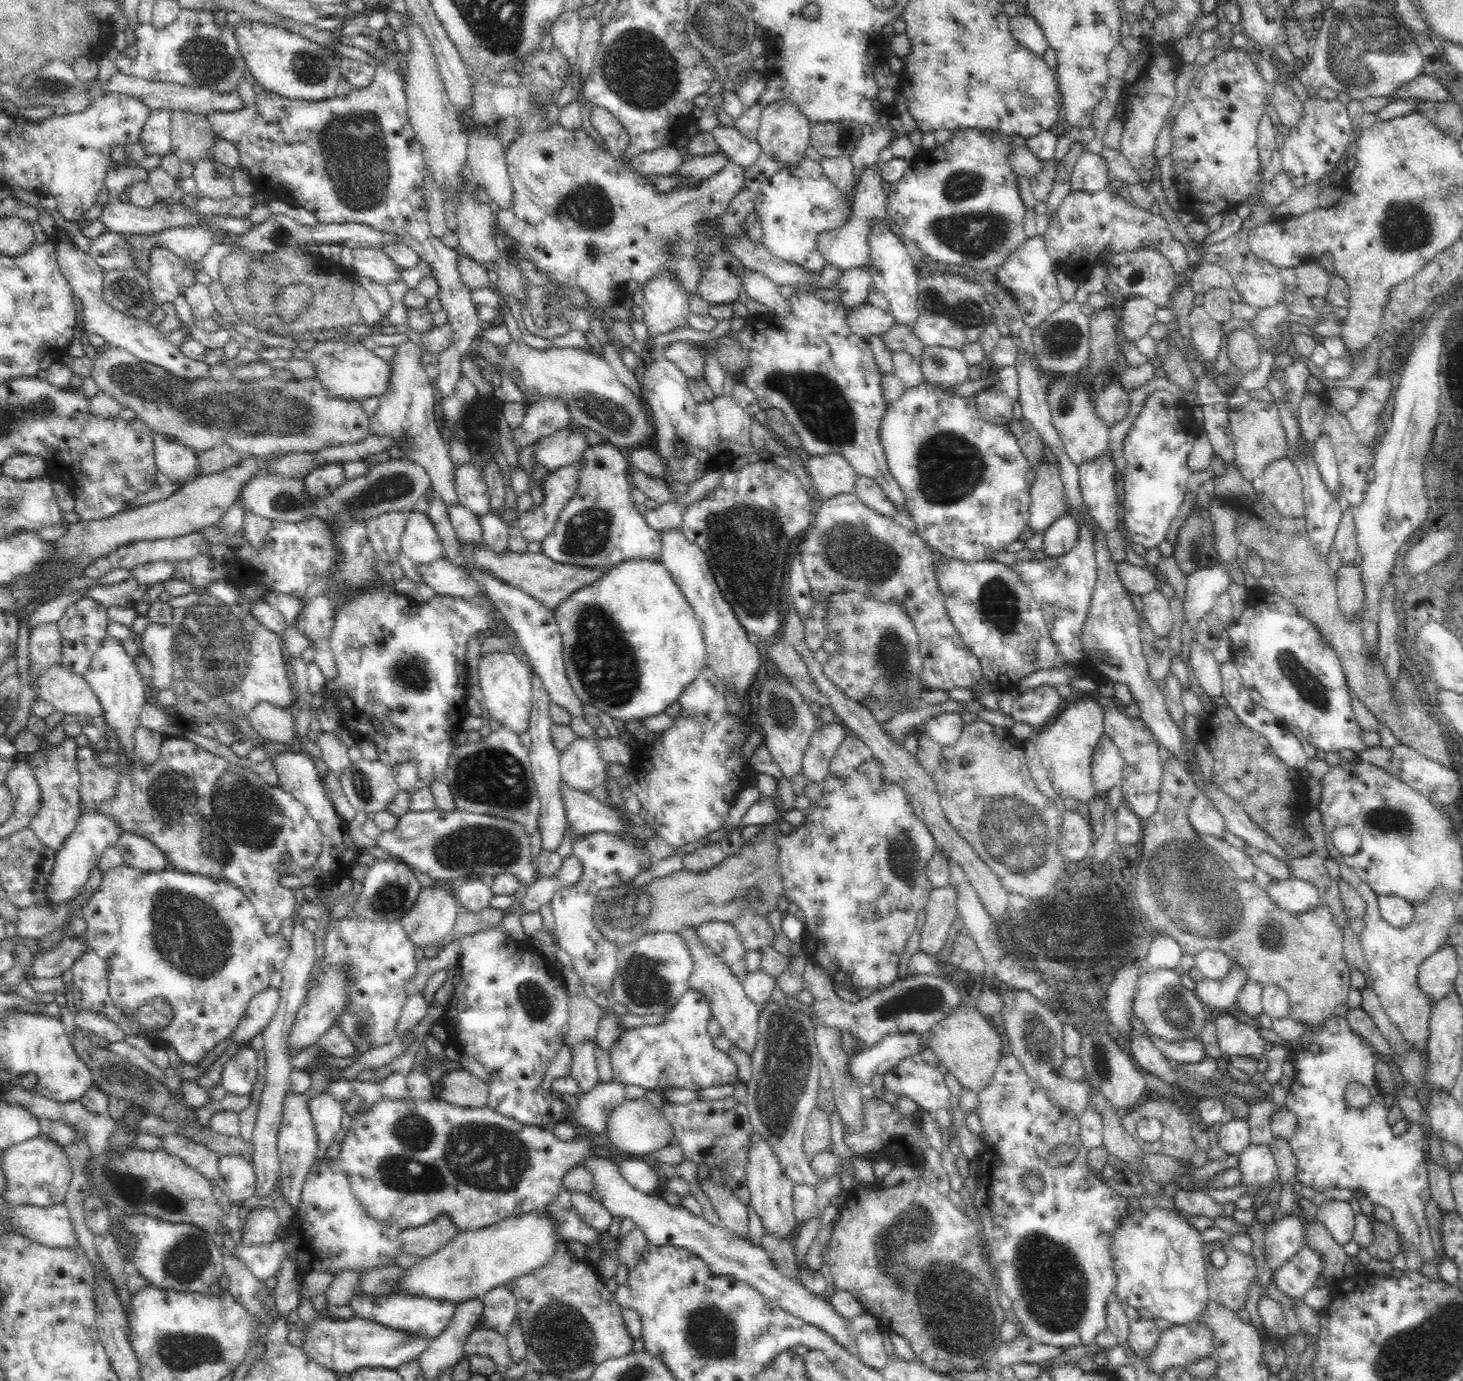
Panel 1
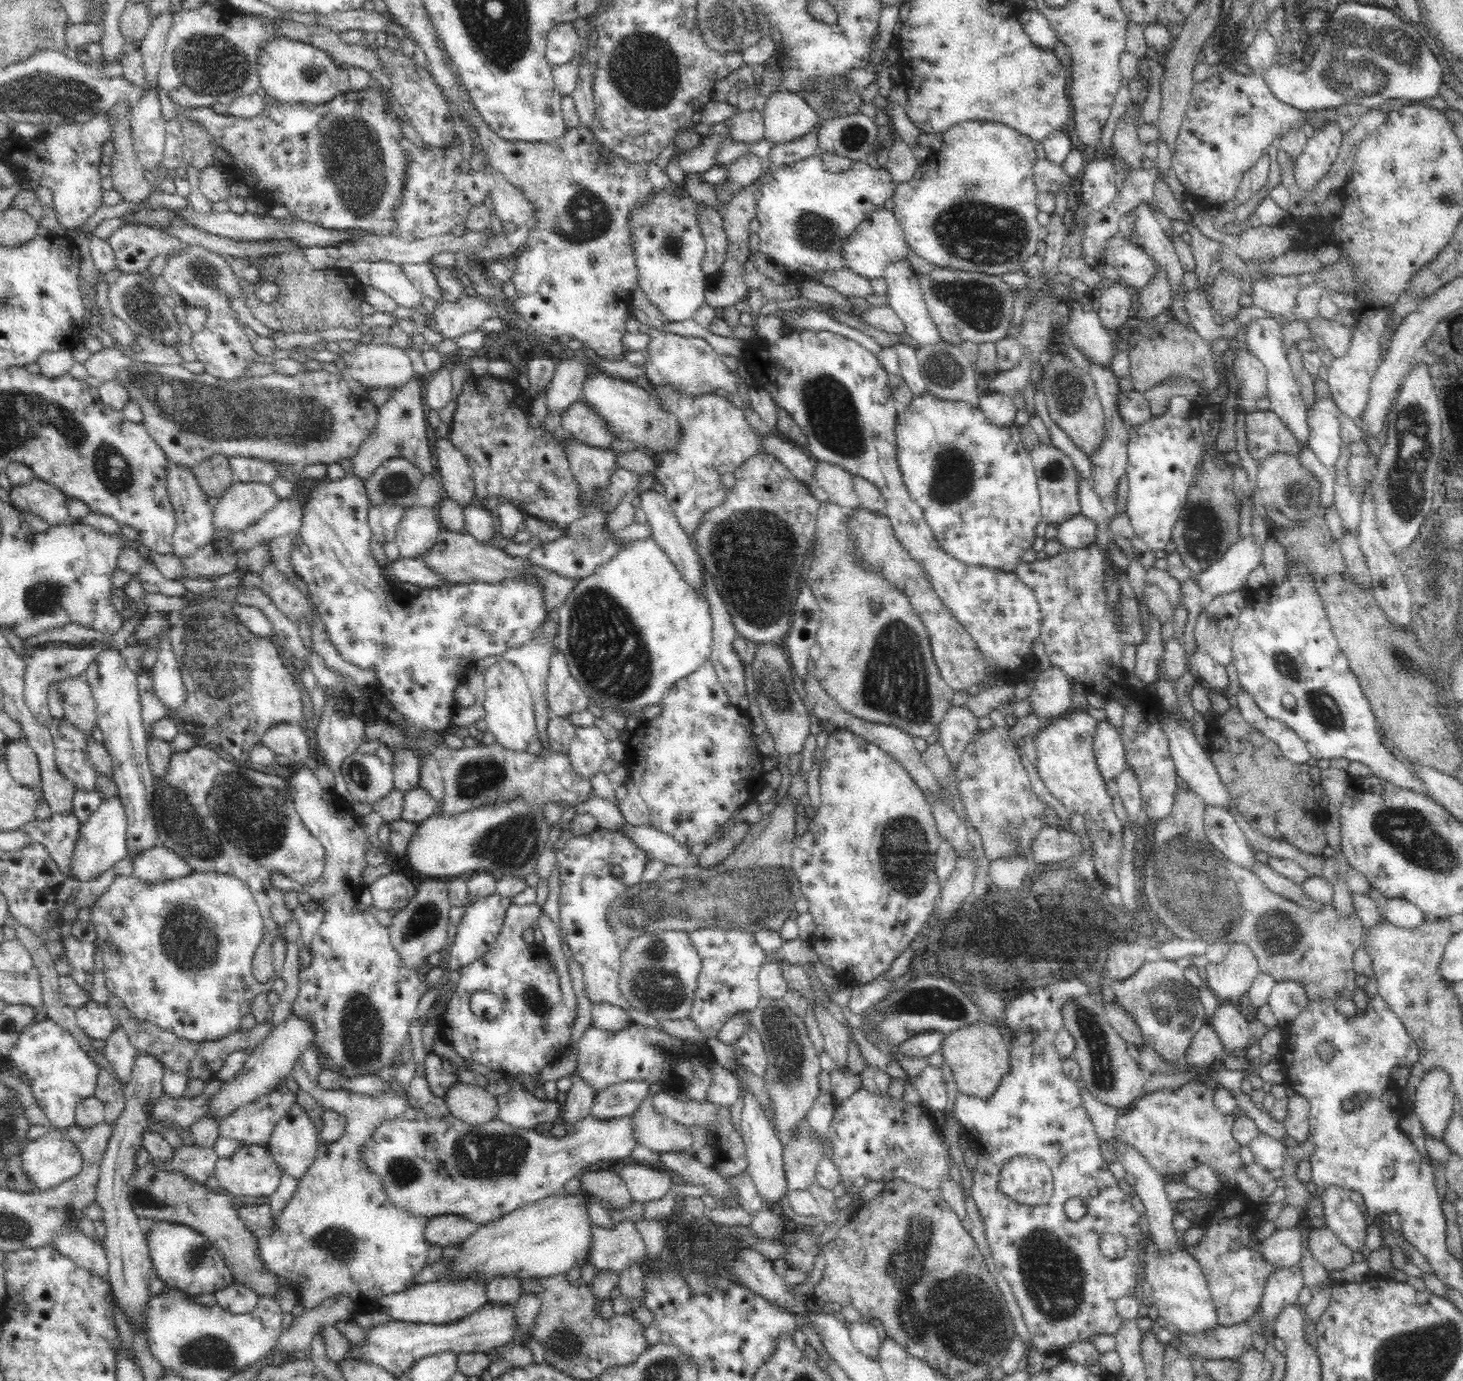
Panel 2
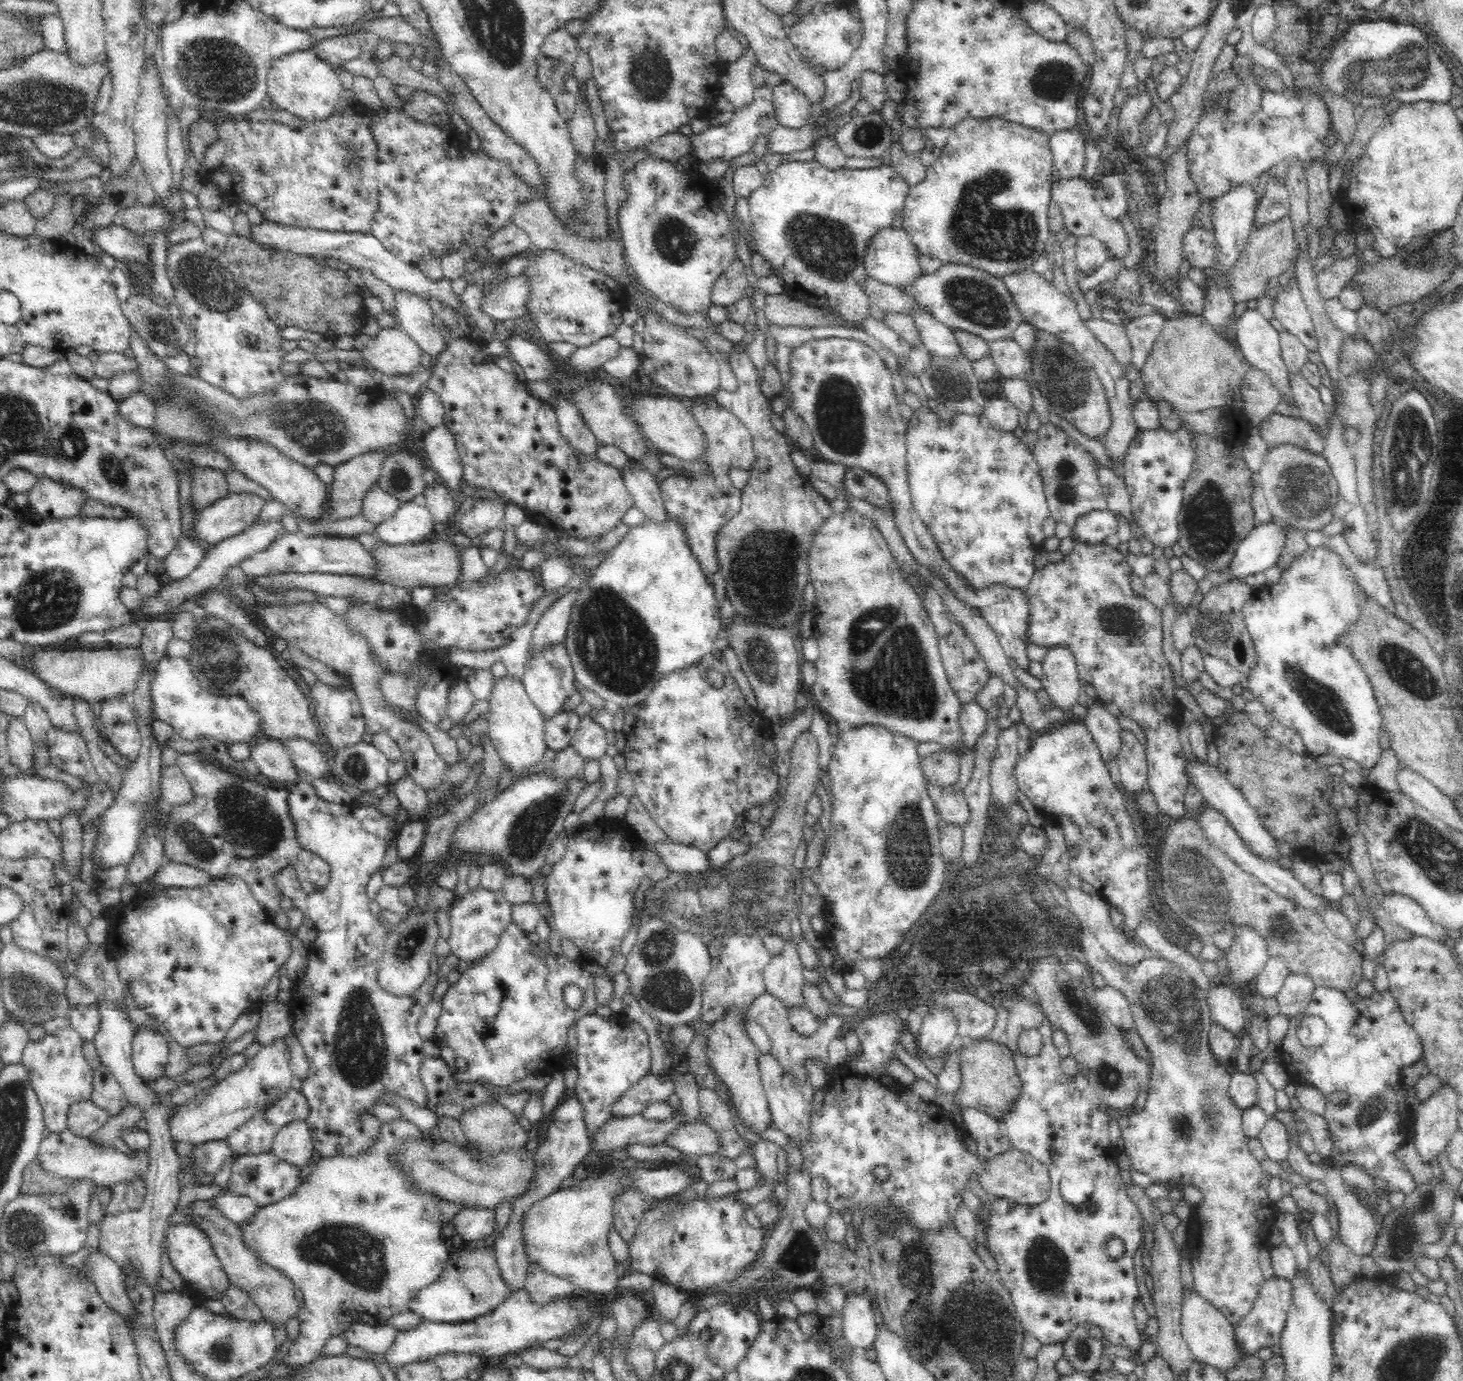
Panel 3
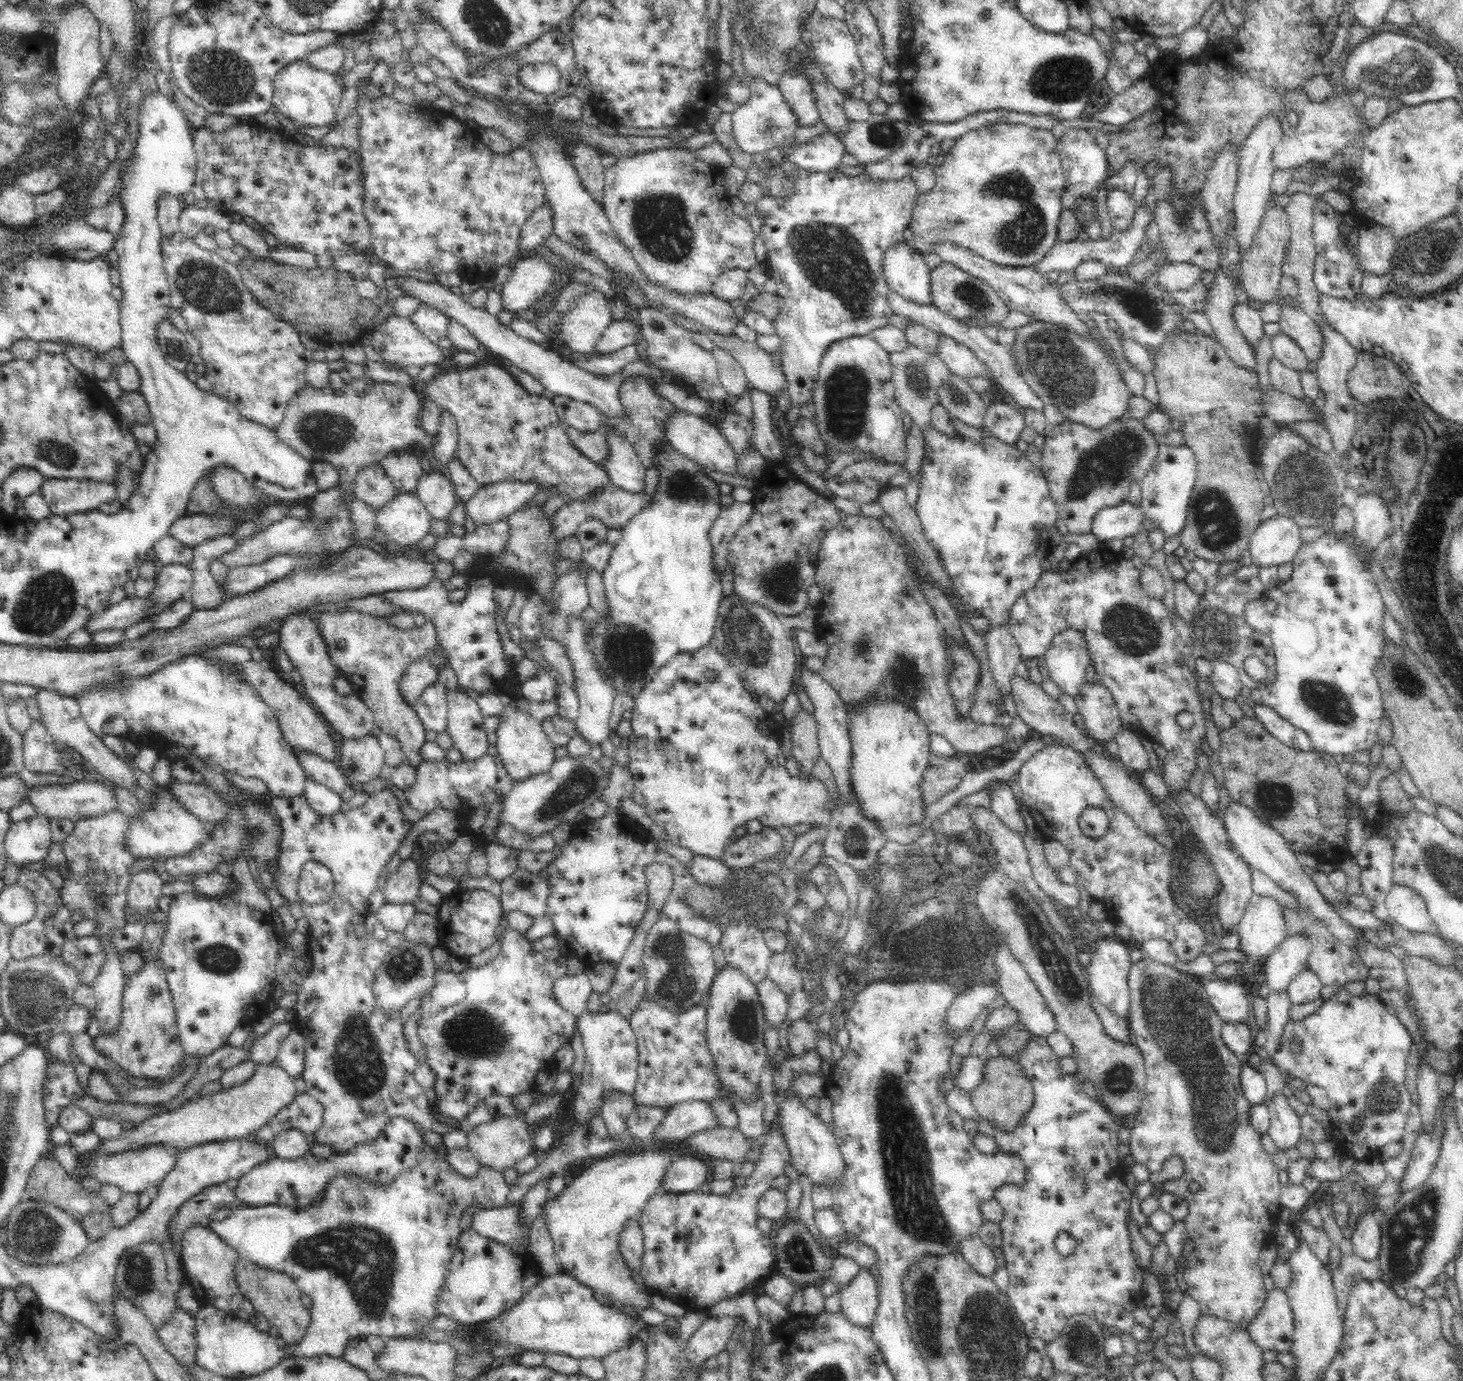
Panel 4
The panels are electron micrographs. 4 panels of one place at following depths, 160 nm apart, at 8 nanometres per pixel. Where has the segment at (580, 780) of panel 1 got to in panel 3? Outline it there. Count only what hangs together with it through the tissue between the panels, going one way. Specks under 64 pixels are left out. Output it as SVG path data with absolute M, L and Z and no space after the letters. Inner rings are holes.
M588 714L579 718L579 727L571 738L569 745L586 763L590 760L600 760L606 755L608 740L603 726L596 724Z

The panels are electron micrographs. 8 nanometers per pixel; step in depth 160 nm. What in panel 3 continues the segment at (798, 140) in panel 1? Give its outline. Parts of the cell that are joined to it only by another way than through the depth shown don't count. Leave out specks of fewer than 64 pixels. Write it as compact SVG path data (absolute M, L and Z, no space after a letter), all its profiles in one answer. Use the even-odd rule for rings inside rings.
M790 82L772 90L775 120L789 130L800 128L810 117L811 102Z

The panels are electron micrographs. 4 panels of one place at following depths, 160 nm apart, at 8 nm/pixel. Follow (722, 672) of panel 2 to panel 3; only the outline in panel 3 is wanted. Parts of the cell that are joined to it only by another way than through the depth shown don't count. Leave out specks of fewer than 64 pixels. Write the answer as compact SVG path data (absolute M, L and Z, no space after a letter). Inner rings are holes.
M713 397L697 398L696 400L687 402L687 409L690 411L697 426L700 427L704 445L706 445L704 446L704 454L702 454L699 462L704 463L707 471L694 471L692 476L684 474L682 471L678 472L678 474L674 474L674 476L666 479L666 481L659 483L660 494L662 495L662 499L664 499L666 511L668 511L671 518L682 529L686 544L688 548L691 548L691 555L694 556L695 561L699 564L703 577L712 586L716 602L719 606L722 606L722 602L726 598L726 585L724 579L720 576L718 561L714 554L714 535L740 506L741 489L735 487L730 474L735 468L747 470L752 465L752 462L756 460L756 455L754 455L751 432L741 423L741 420L735 414L732 414L732 412L719 405Z

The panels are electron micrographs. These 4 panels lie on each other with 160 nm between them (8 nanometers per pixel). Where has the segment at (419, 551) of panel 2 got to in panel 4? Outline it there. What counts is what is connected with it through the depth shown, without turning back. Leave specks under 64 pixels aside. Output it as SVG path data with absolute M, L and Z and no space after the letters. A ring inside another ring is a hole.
M400 492L376 512L375 521L388 542L409 547L429 533L430 518L428 509L414 494Z

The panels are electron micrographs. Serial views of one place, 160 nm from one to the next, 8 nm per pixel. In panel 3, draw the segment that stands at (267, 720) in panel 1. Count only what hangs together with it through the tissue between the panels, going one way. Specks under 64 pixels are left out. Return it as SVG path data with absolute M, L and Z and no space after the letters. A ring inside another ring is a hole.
M286 737L279 739L279 742L286 749L294 767L302 768L315 778L333 779L320 746L302 737Z

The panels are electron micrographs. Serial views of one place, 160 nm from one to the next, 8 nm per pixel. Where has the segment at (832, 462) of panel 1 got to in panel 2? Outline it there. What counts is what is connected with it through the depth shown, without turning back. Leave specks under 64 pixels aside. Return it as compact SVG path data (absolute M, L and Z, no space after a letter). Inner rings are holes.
M822 461L815 462L814 482L826 491L830 502L840 505L845 511L862 507L853 489L852 476L853 474L842 465Z

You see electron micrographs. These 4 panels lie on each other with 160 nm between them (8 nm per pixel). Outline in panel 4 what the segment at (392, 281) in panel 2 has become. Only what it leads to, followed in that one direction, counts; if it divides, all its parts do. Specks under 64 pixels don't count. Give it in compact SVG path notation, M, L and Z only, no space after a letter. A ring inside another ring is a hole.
M420 304L409 318L422 337L428 339L430 343L437 344L441 339L447 338L448 317L436 308Z

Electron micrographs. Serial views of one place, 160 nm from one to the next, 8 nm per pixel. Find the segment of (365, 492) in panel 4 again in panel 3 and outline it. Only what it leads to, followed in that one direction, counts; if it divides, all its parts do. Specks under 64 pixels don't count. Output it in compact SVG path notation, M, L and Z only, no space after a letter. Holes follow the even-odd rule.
M374 484L374 487L370 488L363 498L361 514L368 522L378 526L390 520L400 504L397 498L380 490L377 484Z

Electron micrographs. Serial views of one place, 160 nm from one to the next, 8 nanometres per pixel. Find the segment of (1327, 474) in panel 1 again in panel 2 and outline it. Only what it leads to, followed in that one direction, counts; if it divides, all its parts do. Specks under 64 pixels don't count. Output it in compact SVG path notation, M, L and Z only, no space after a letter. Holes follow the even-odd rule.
M1317 394L1316 408L1307 412L1310 427L1310 447L1315 456L1330 470L1342 454L1342 438L1338 421L1338 408L1331 398Z

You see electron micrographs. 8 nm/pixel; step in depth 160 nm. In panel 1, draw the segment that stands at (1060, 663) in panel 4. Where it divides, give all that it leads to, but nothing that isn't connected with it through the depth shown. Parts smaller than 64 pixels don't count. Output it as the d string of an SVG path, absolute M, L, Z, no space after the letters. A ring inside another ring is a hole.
M1044 683L1020 692L1013 700L1011 717L1013 722L1023 722L1038 731L1050 718L1056 717L1061 700L1056 687Z

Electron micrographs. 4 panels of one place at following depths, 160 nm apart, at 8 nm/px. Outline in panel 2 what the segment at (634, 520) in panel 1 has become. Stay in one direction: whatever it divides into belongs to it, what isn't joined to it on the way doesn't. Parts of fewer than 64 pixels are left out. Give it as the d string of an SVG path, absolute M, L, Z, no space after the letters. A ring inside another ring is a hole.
M574 443L567 447L565 454L577 484L579 517L563 528L564 534L560 538L534 546L528 558L562 576L582 578L594 574L597 568L608 564L632 540L618 539L618 532L606 526L609 512L605 505L610 502L610 480L619 467L617 454L610 449Z

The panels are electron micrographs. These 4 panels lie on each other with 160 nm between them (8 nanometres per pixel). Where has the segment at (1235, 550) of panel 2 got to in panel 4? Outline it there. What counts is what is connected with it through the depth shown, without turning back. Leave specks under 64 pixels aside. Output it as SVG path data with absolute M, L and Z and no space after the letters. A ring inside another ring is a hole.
M1280 515L1261 521L1248 541L1247 563L1260 569L1290 563L1301 547L1299 530L1297 524Z

